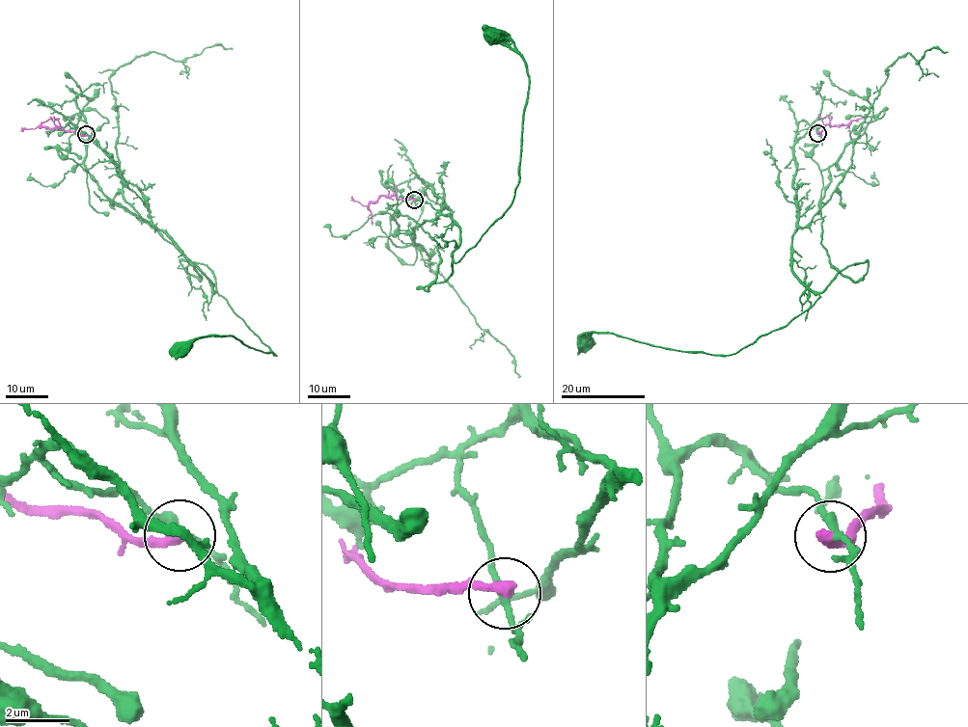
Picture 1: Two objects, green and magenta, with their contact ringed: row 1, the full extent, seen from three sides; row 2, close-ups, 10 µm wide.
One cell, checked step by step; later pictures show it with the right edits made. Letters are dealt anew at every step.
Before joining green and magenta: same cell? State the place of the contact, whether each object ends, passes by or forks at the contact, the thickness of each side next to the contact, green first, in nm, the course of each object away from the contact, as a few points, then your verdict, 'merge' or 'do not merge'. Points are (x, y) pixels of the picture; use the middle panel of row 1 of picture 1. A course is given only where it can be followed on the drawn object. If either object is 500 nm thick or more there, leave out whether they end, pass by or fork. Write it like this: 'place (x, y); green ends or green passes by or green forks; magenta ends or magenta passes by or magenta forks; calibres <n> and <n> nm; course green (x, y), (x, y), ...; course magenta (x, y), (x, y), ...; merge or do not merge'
place (414, 200); green passes by; magenta ends; calibres 240 and 360 nm; course green (414, 200), (416, 176), (441, 197), (437, 210), (460, 234), (455, 262), (511, 203), (529, 76), (494, 35); course magenta (414, 200), (381, 195), (365, 205), (351, 196); do not merge

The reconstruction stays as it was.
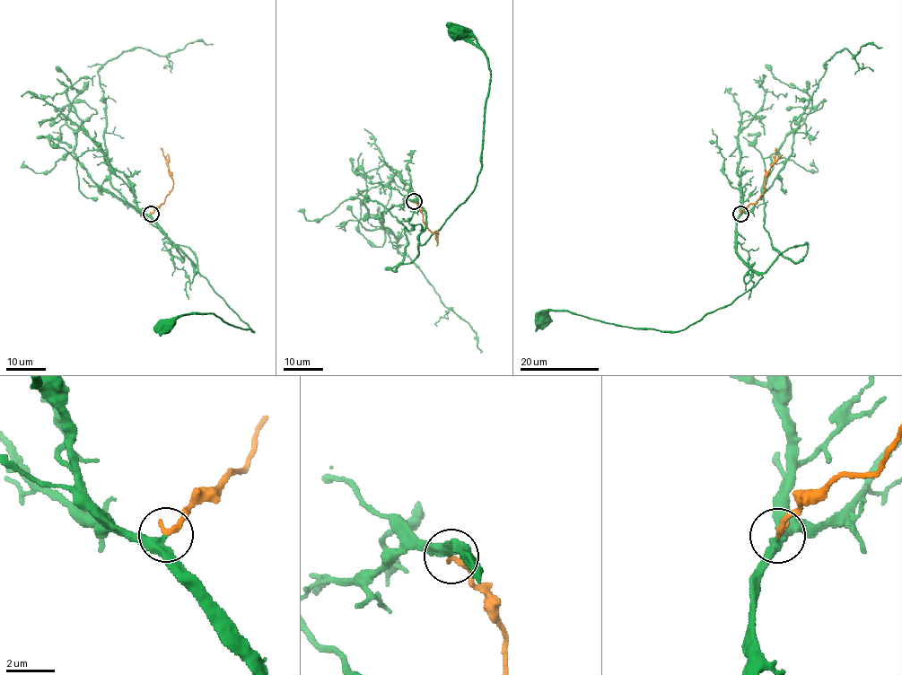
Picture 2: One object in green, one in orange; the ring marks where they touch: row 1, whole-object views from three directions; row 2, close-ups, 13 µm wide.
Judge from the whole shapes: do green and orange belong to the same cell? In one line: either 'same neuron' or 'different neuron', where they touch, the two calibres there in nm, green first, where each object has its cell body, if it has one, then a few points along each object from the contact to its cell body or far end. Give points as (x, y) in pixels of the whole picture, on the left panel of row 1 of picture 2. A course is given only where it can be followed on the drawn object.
same neuron; at (151, 214); 320 nm thick on the green side, 240 nm on the other; cell body of green at (166, 326); no cell body on orange; green runs (151, 214), (157, 227), (189, 258), (195, 272), (253, 331), (211, 313), (180, 315), (166, 323); orange runs (151, 214), (163, 204), (171, 189), (171, 175), (161, 148)

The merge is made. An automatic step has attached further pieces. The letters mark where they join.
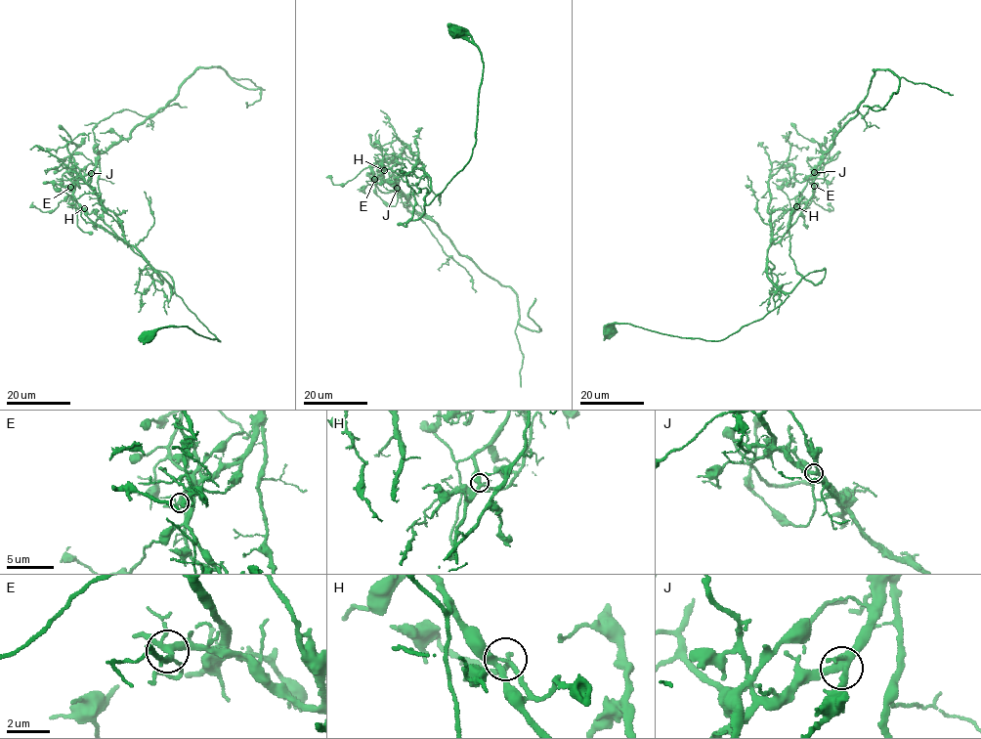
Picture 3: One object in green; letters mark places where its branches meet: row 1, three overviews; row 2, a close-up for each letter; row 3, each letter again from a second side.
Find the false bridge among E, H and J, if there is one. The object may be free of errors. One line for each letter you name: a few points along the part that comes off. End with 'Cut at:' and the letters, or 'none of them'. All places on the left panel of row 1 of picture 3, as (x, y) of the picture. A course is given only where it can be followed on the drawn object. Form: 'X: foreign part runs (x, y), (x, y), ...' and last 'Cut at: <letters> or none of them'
H: foreign part runs (84, 208), (74, 205), (71, 186), (196, 69), (218, 66), (259, 88), (260, 99), (245, 103)
Cut at: H

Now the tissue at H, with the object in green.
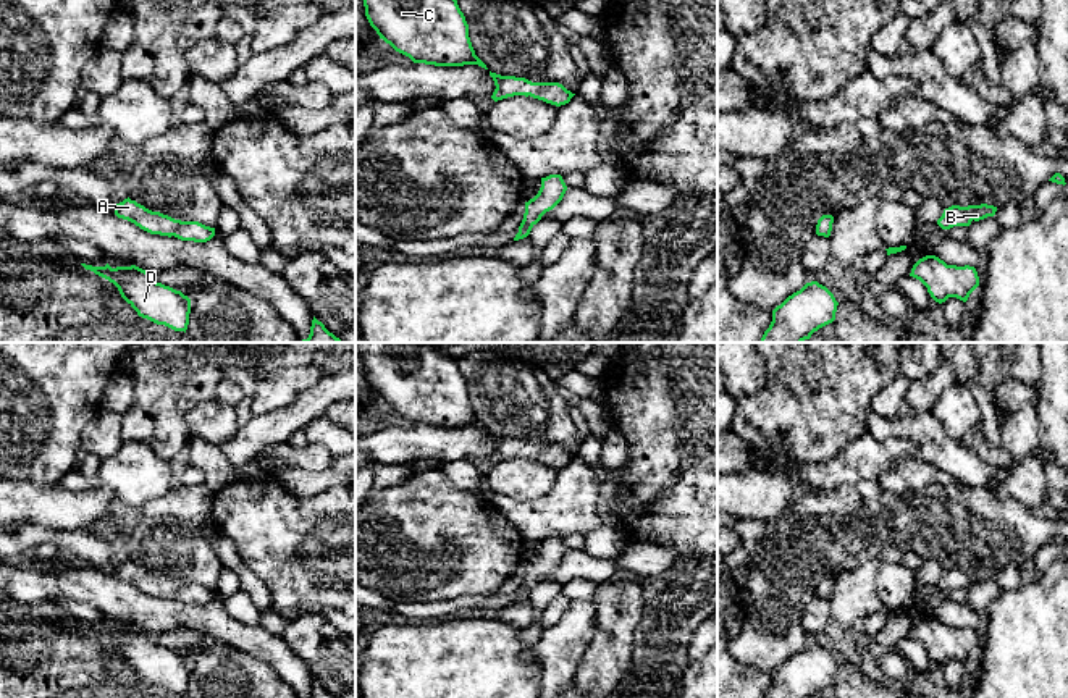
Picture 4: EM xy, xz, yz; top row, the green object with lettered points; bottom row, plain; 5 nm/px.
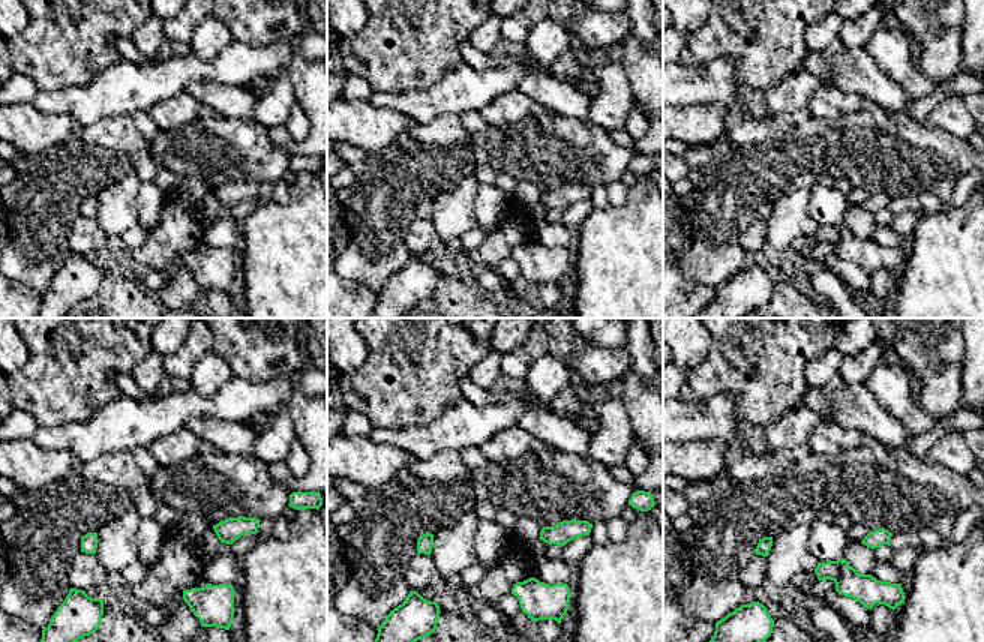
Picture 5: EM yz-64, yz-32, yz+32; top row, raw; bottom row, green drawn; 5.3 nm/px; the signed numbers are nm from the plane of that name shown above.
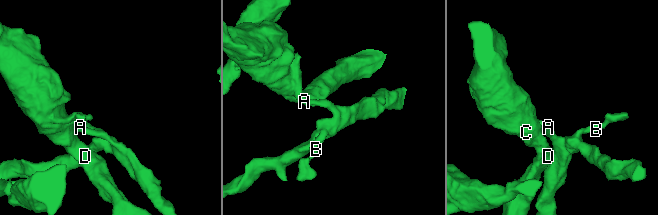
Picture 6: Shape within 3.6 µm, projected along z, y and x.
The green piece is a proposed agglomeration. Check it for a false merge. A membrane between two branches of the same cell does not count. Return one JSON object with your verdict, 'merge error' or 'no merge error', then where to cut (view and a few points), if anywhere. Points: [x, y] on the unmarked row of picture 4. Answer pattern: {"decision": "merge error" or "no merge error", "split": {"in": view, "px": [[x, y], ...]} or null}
{"decision": "merge error", "split": {"in": "xy", "px": [[173, 580], [159, 595]]}}

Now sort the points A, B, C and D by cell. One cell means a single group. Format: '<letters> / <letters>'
A C D / B

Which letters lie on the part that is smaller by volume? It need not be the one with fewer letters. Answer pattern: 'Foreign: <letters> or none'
Foreign: B

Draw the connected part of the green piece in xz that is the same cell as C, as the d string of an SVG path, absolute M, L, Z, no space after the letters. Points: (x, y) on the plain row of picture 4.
M355 343L380 401L414 425L486 427L475 417L457 362L435 343Z

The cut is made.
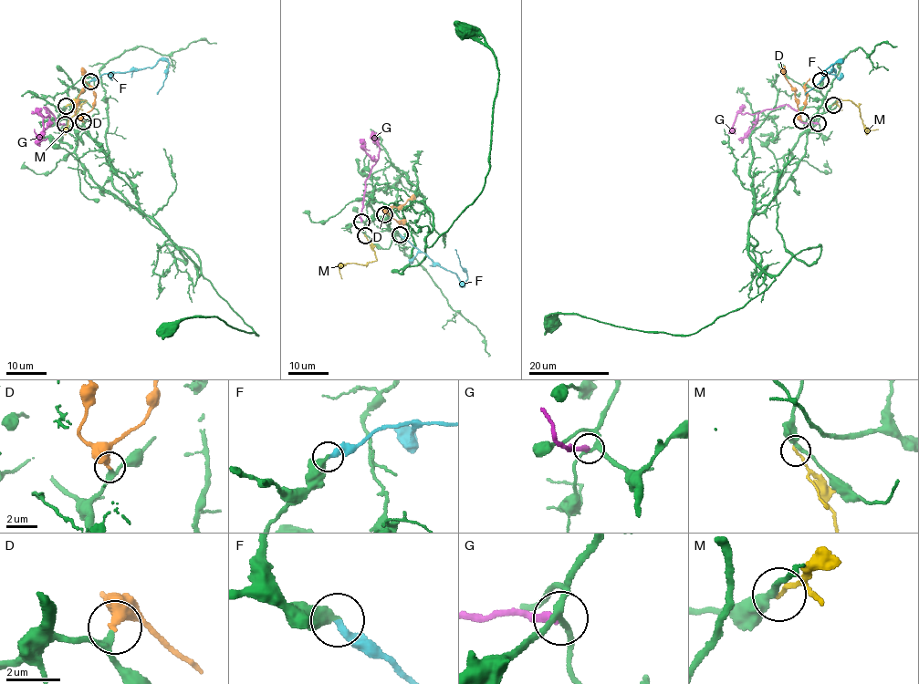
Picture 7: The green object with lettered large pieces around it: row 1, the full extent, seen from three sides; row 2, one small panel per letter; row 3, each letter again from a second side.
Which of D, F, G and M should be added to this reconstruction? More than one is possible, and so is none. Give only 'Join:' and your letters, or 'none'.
Join: D, F

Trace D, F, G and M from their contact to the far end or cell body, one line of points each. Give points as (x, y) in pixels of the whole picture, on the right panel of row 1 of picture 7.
D: (801, 120), (794, 88), (785, 77), (784, 66)
F: (820, 80), (839, 60), (827, 68), (825, 75), (805, 95)
G: (819, 123), (802, 122), (797, 111), (783, 104), (755, 113), (739, 112), (729, 133)
M: (833, 105), (839, 101), (851, 101), (859, 108), (863, 127), (869, 130), (878, 129)

